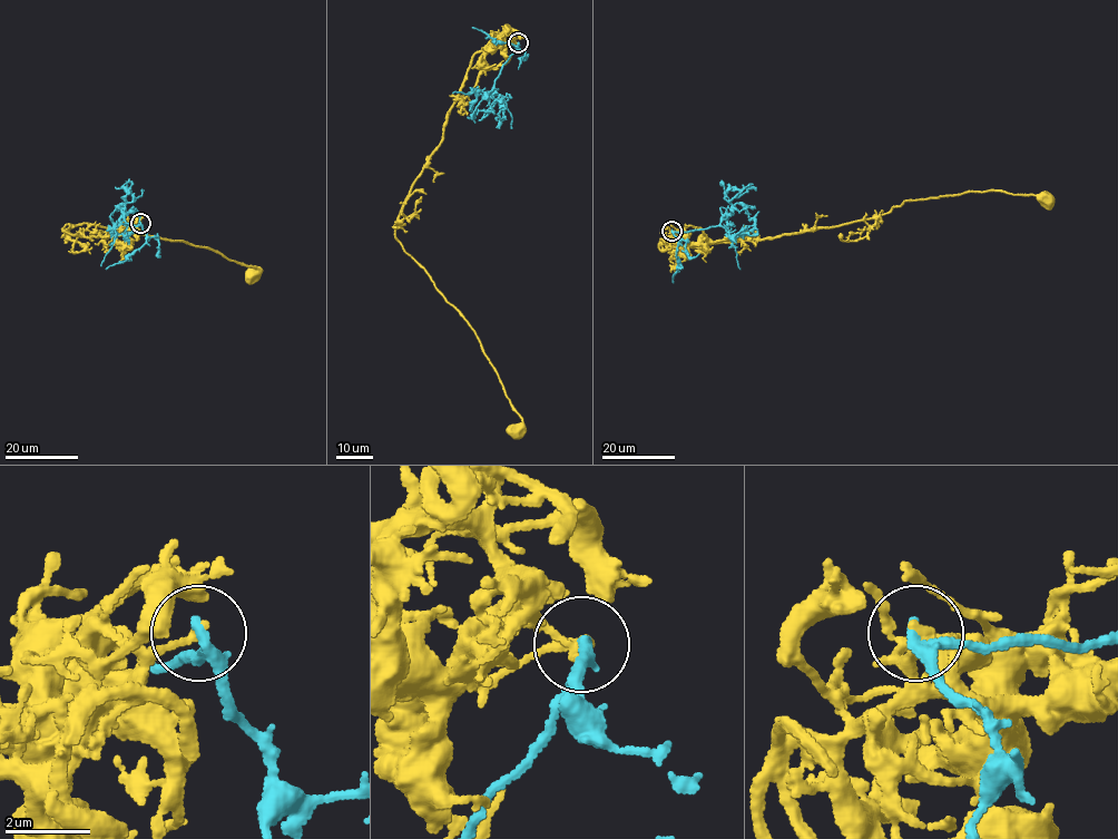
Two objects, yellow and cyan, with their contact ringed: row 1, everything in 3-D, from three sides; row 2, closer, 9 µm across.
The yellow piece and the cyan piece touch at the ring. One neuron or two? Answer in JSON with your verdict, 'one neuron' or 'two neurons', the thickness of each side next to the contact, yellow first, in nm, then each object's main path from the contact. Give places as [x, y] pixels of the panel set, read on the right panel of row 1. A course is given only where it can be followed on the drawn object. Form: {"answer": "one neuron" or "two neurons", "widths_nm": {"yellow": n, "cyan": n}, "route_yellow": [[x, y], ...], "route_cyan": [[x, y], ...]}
{"answer": "two neurons", "widths_nm": {"yellow": 240, "cyan": 240}, "route_yellow": [[672, 231], [667, 245], [696, 247], [839, 226], [878, 217], [911, 200], [993, 189], [1042, 195], [1046, 200]], "route_cyan": [[672, 231], [688, 232], [719, 223], [732, 212], [725, 196], [729, 188], [756, 191]]}

